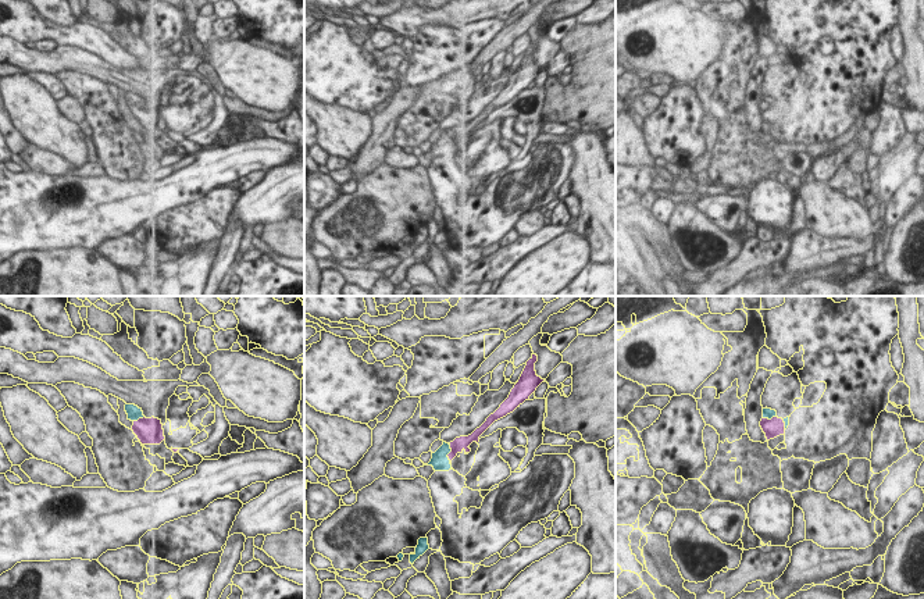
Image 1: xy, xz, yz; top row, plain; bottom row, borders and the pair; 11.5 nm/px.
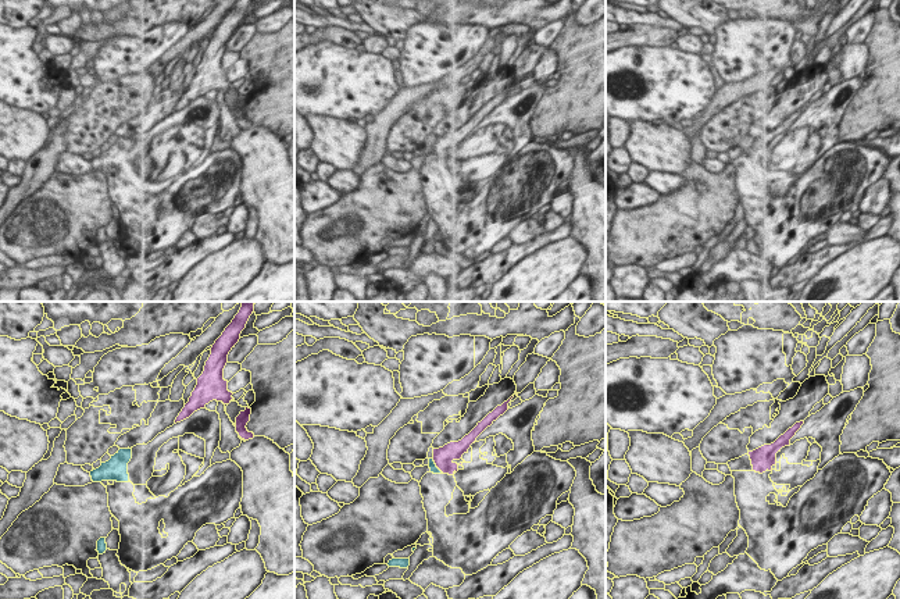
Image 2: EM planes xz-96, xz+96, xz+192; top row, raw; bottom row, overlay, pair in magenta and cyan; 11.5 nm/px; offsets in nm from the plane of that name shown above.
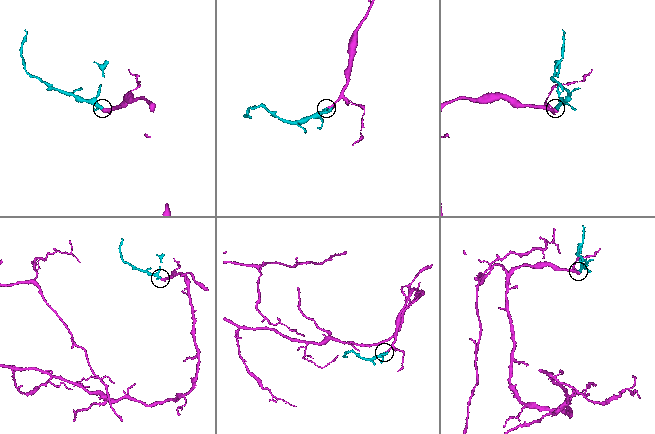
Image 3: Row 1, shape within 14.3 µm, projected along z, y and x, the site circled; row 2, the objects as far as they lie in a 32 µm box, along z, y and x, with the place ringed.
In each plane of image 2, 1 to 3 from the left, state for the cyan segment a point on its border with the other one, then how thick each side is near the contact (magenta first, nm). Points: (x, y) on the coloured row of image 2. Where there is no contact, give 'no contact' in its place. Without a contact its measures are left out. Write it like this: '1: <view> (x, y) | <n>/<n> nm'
1: no contact
2: xz+96 (436, 466) | 240/90 nm
3: no contact

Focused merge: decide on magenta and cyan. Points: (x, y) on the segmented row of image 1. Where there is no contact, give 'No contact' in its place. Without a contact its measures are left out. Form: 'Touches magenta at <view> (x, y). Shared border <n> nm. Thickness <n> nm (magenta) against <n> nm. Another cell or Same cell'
Touches magenta at xz (449, 453). Shared border 220 nm. Thickness 160 nm (magenta) against 200 nm. Same cell

